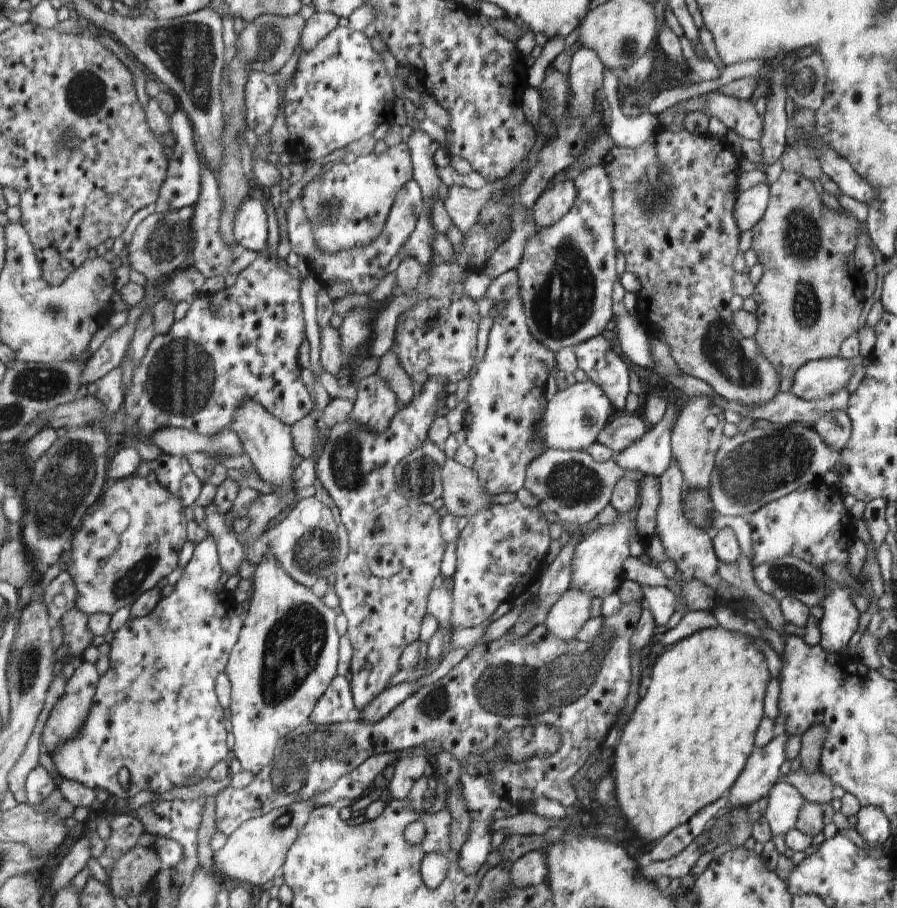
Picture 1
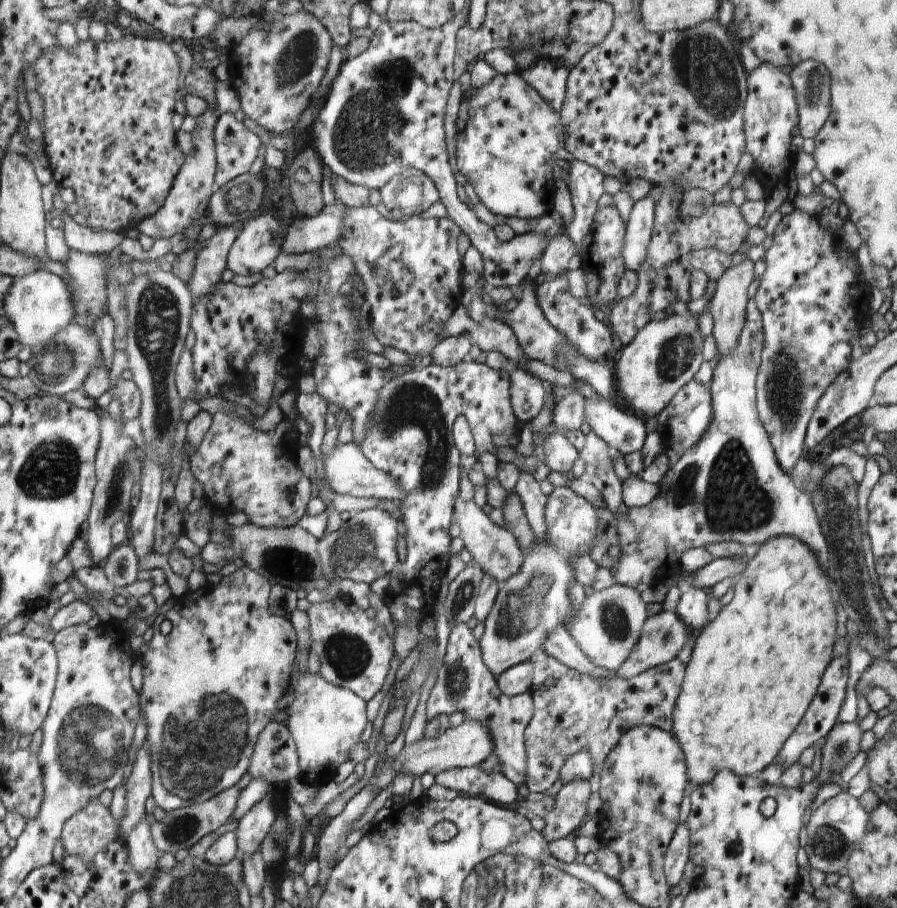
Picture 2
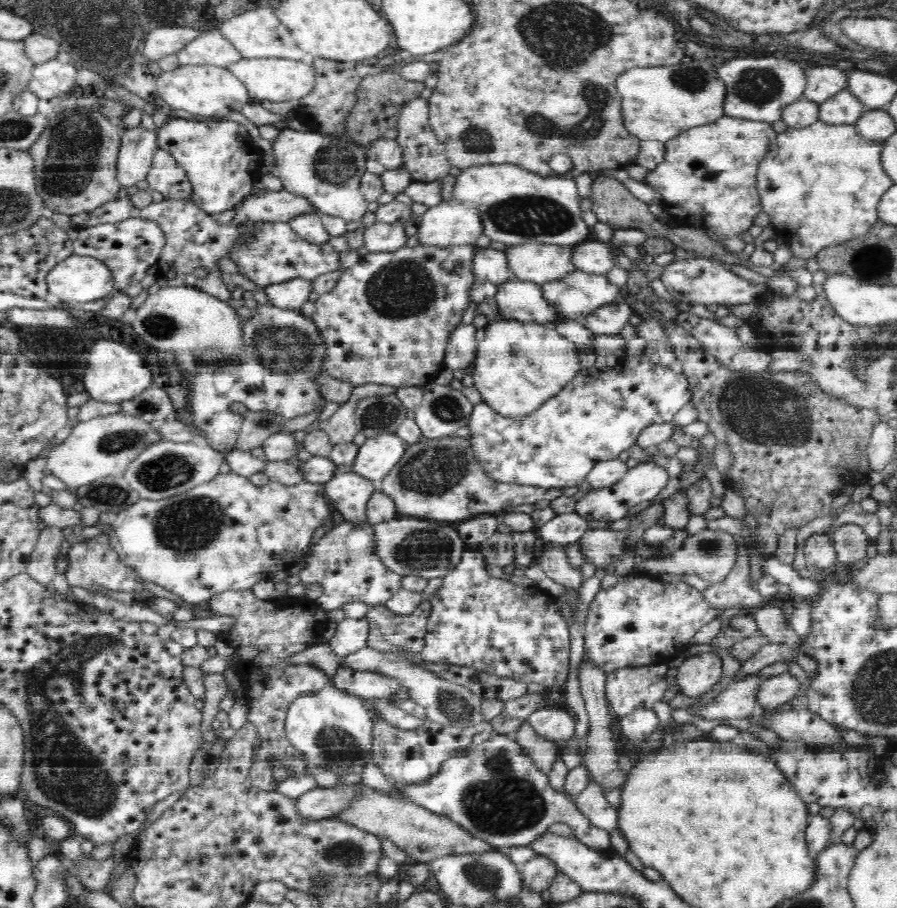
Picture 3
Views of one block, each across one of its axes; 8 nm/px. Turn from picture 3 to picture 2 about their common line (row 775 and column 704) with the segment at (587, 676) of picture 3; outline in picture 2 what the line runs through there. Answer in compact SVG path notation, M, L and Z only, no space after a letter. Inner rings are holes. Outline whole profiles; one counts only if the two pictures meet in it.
M690 587L686 593L682 593L676 606L676 614L682 622L685 622L690 630L699 632L708 622L708 601L710 597L701 588Z

